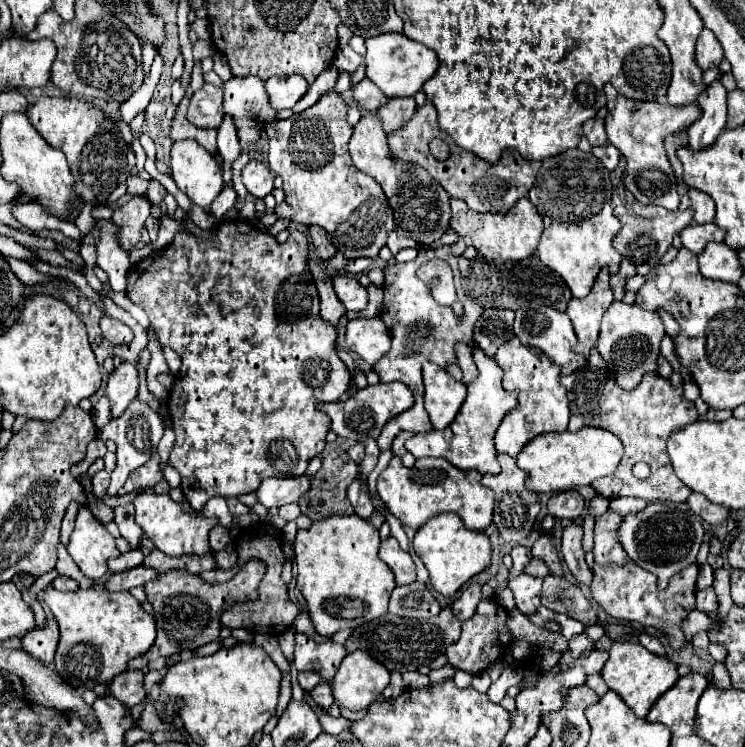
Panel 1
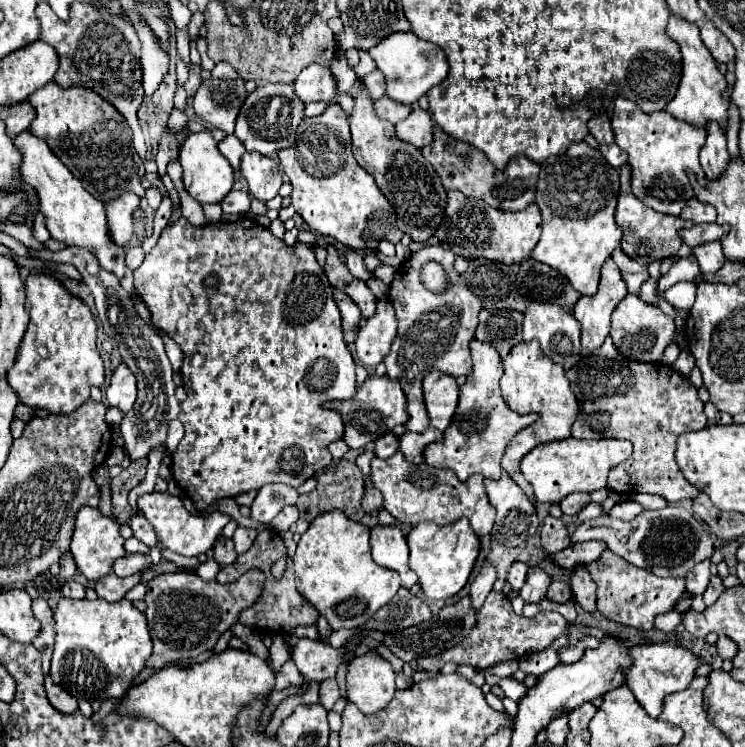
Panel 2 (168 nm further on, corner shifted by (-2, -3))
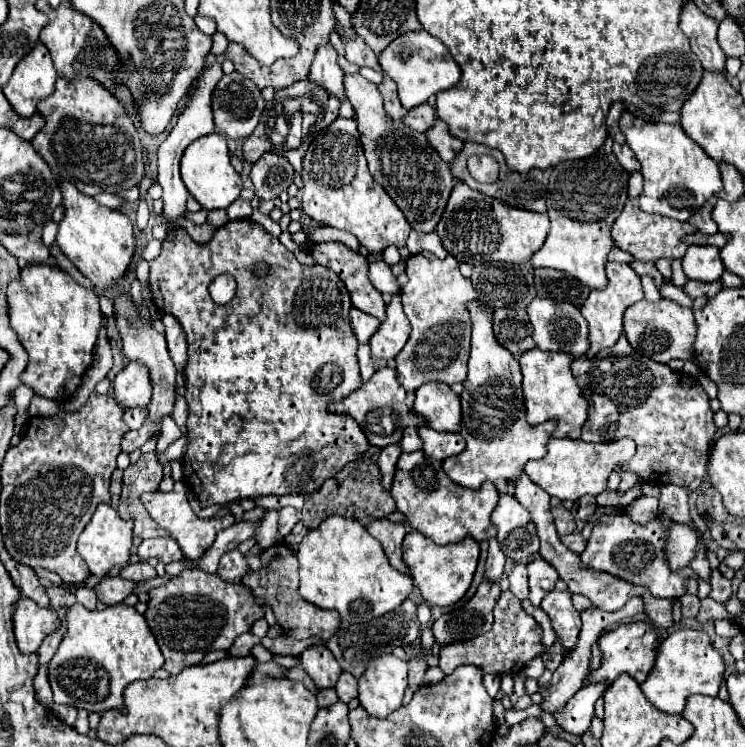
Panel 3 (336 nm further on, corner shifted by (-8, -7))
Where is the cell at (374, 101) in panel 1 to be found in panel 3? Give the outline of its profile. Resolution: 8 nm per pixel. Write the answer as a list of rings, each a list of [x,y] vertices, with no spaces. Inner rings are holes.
[[[422,103],[414,109],[410,109],[404,117],[402,123],[406,123],[406,127],[414,129],[414,131],[428,131],[436,121],[436,113],[428,103]]]

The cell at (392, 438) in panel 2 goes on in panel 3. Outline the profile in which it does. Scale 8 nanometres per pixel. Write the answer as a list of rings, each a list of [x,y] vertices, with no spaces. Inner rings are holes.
[[[406,427],[400,443],[402,443],[402,451],[404,451],[404,453],[410,453],[410,451],[420,449],[420,447],[422,447],[422,441],[420,441],[420,437],[418,437],[416,427]]]

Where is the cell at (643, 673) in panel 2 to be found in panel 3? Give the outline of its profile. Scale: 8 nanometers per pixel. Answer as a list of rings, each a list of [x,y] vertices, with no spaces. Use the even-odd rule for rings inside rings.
[[[682,629],[670,633],[656,649],[656,661],[650,677],[640,685],[644,697],[662,713],[682,713],[690,695],[718,695],[718,685],[724,673],[722,655],[712,647],[706,631]]]

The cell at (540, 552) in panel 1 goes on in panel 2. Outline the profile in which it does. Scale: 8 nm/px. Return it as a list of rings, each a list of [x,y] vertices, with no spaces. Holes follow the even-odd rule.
[[[548,515],[544,519],[544,525],[540,529],[540,537],[542,537],[542,549],[548,555],[558,553],[558,551],[562,551],[562,549],[566,549],[570,545],[566,523],[562,519],[552,517],[552,515]]]

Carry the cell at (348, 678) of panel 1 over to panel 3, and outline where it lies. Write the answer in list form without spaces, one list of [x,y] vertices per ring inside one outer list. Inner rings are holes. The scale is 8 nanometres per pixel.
[[[380,655],[358,679],[360,705],[372,717],[388,717],[402,705],[406,685],[406,661],[394,655]]]

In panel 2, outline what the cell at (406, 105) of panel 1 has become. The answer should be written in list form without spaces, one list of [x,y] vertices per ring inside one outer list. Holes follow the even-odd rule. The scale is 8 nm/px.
[[[414,107],[412,117],[404,119],[404,123],[396,125],[396,133],[400,139],[416,145],[416,147],[426,147],[434,139],[434,121],[428,111]]]

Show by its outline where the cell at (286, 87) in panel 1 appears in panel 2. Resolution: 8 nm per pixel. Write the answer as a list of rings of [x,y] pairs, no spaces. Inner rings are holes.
[[[318,63],[308,65],[294,81],[294,89],[296,89],[296,95],[304,99],[304,103],[326,101],[326,103],[338,103],[348,115],[352,111],[352,97],[348,93],[338,93],[336,79],[330,67],[324,67]]]

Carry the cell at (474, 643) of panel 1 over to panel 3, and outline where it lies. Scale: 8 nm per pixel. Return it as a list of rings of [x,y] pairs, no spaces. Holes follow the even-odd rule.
[[[504,591],[494,607],[494,627],[486,635],[476,637],[472,641],[442,647],[440,669],[448,675],[460,665],[476,665],[484,673],[498,673],[498,675],[518,673],[528,665],[528,661],[542,655],[544,651],[546,647],[542,643],[542,627],[522,611],[520,601],[512,591]]]

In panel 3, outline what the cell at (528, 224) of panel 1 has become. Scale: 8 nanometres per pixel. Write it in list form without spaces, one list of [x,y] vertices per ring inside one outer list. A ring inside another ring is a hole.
[[[456,183],[444,215],[436,227],[444,249],[456,257],[460,263],[478,265],[484,261],[504,261],[504,263],[524,263],[528,261],[548,237],[550,221],[546,213],[532,213],[526,209],[516,209],[496,201],[484,193],[478,193],[466,183]]]

